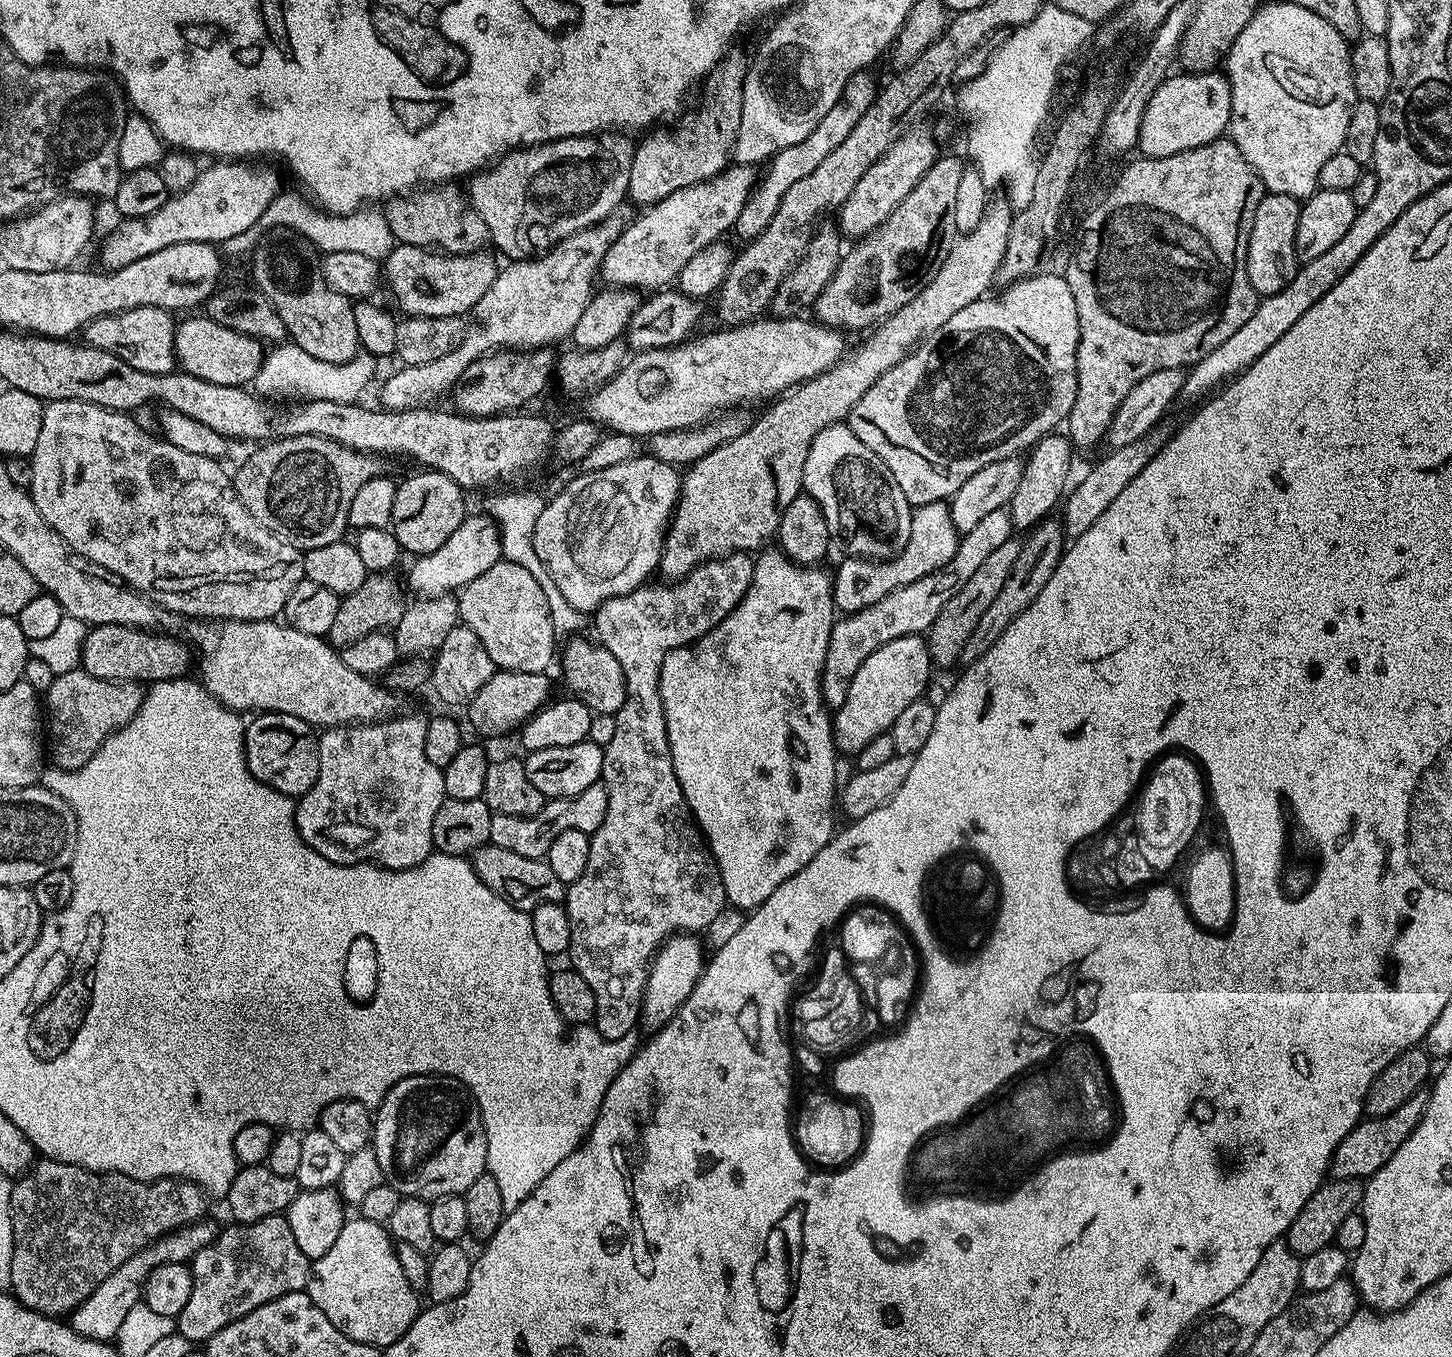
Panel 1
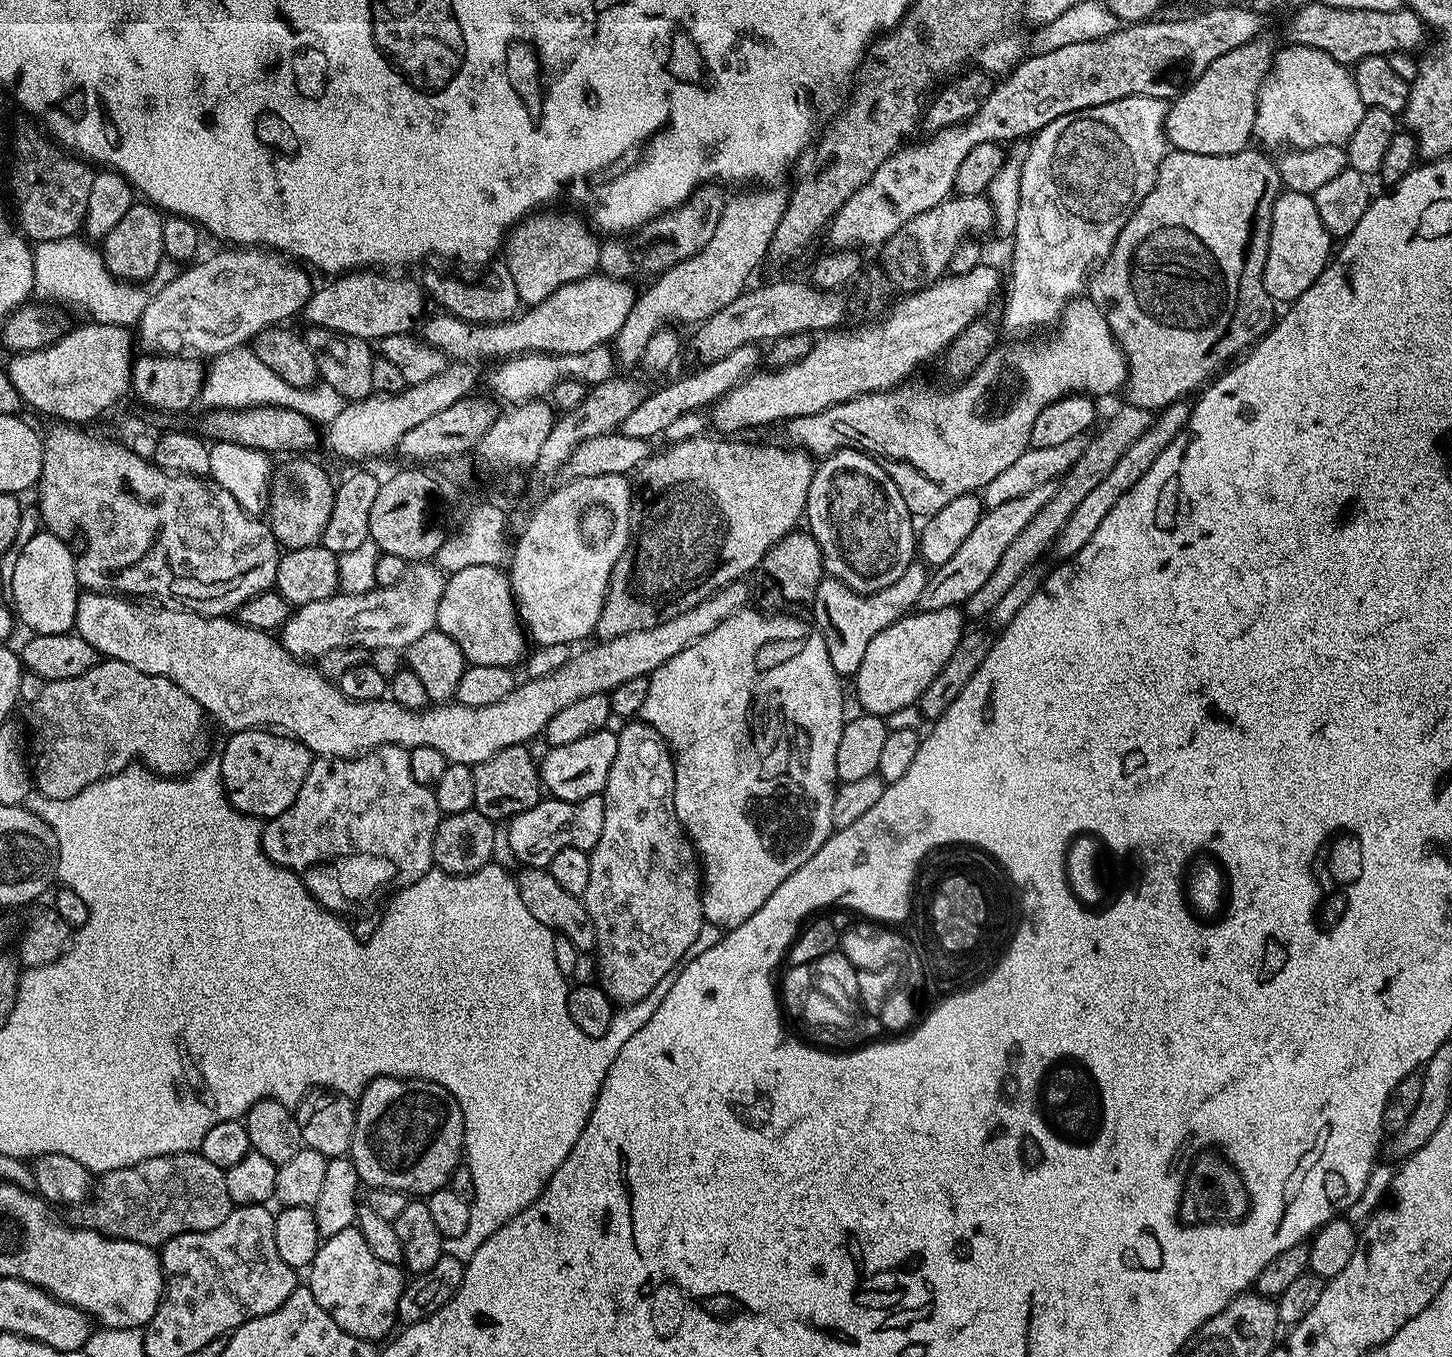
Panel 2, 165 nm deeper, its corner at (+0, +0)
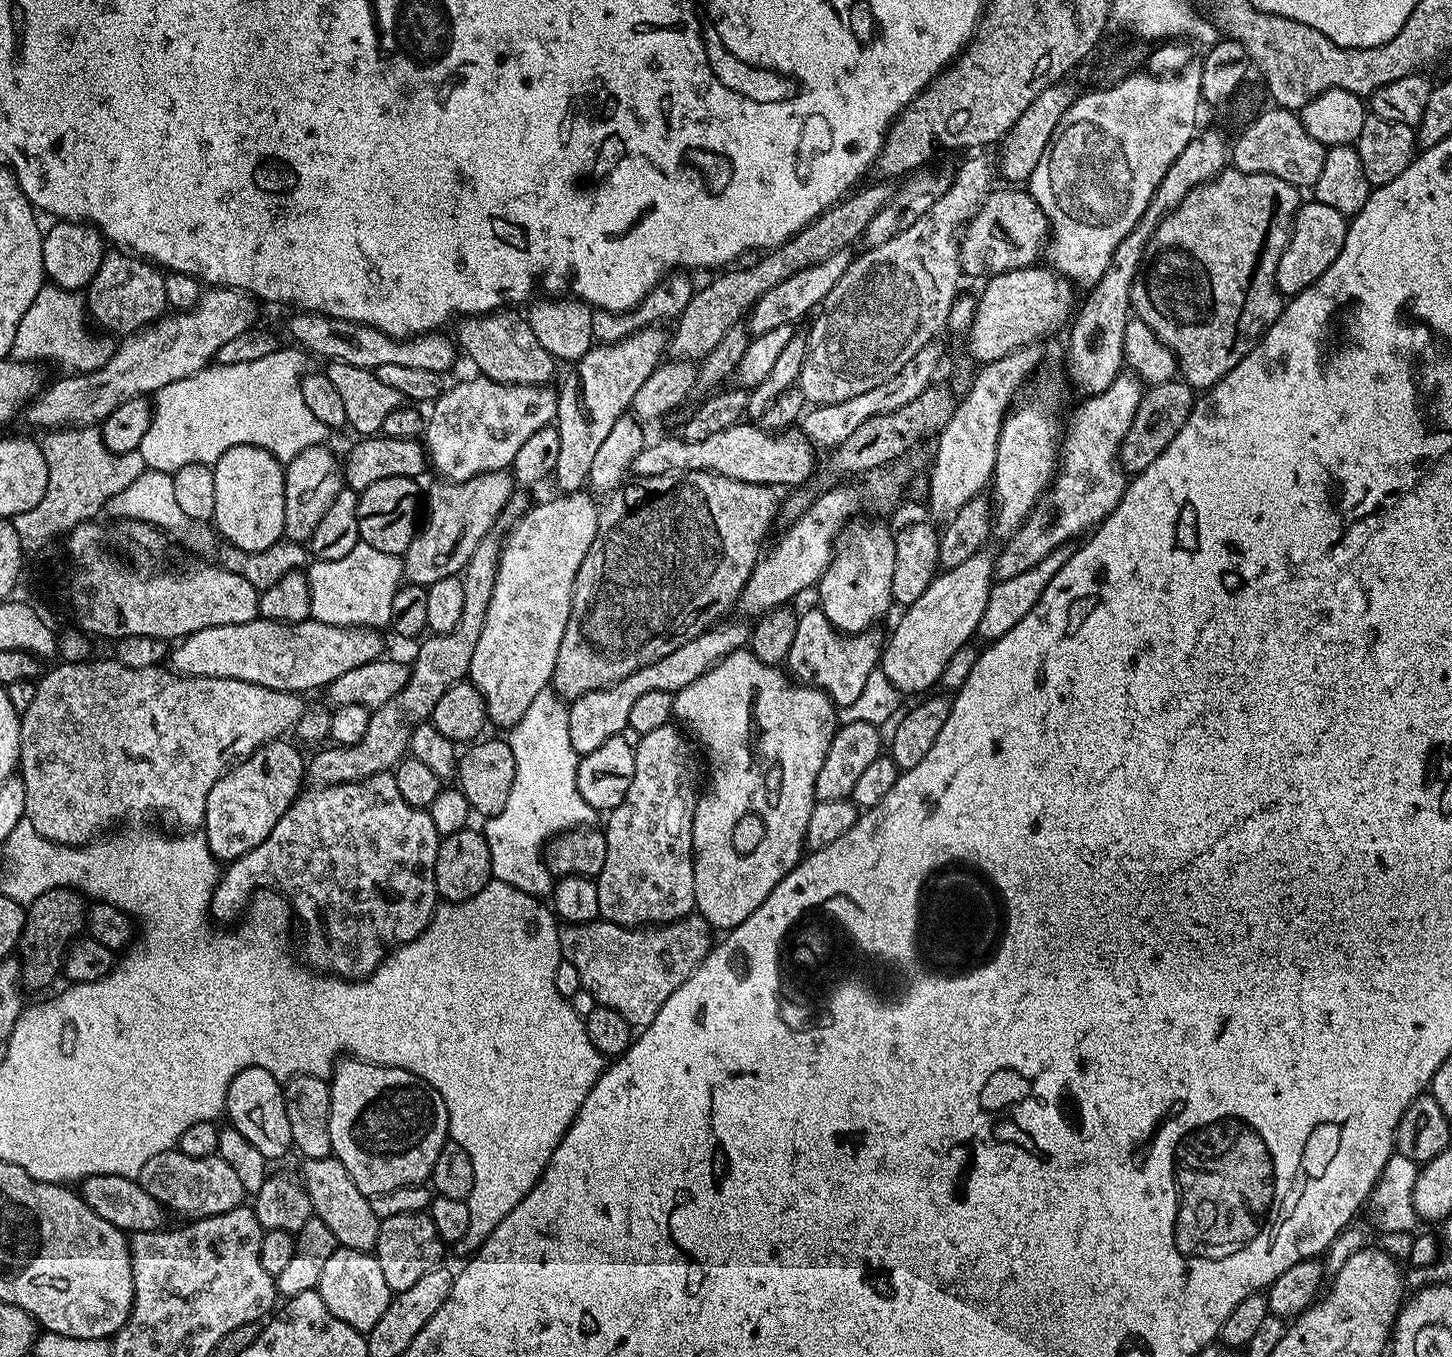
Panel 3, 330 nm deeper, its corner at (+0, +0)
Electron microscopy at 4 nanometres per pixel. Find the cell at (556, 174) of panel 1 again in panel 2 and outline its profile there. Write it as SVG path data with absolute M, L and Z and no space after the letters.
M552 210L525 216L509 231L502 249L502 262L514 278L514 286L518 286L518 298L524 306L540 304L554 290L593 275L600 267L601 237L579 215L548 211Z

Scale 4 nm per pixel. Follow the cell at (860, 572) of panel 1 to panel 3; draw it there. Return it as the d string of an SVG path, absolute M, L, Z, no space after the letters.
M812 606L809 612L801 611L799 617L794 646L790 646L786 661L787 671L799 683L823 690L837 709L857 701L865 689L866 678L878 669L880 658L884 655L885 633L880 633L881 629L876 626L866 632L842 633L816 606Z

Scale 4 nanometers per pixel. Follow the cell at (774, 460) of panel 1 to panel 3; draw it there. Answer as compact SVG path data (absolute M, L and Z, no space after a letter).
M675 472L673 476L670 474L642 476L631 482L623 485L624 509L621 510L617 520L607 510L601 511L600 525L594 542L590 550L586 550L586 558L582 558L582 566L578 566L570 618L566 622L562 642L558 646L558 658L552 671L550 685L551 691L568 702L578 699L582 694L590 694L590 690L608 688L614 682L626 678L626 674L634 674L634 670L642 670L642 666L650 666L650 662L658 662L658 658L666 658L666 654L678 650L678 646L686 646L690 638L698 638L698 634L708 631L725 617L723 615L726 612L731 613L757 560L762 555L760 543L763 542L764 535L771 530L772 523L775 525L778 520L777 489L766 484L738 482L734 478L719 476L716 472Z

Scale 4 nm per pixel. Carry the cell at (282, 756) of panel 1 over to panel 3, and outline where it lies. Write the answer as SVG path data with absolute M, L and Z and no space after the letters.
M287 739L271 740L254 750L243 760L236 761L214 786L206 797L206 810L202 834L217 861L231 862L254 850L278 826L278 818L286 814L296 797L302 791L306 780L306 760L300 757L301 749L295 743L287 744Z

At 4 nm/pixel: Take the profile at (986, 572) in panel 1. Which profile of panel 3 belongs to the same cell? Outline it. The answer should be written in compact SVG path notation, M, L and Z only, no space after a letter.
M1179 379L1151 385L1145 391L1138 414L1134 414L1134 422L1130 422L1130 430L1126 430L1126 438L1120 447L1120 464L1125 473L1135 474L1146 470L1146 466L1150 466L1150 462L1154 462L1154 458L1158 458L1166 446L1174 442L1174 434L1186 426L1186 418L1190 418L1195 400L1195 389Z

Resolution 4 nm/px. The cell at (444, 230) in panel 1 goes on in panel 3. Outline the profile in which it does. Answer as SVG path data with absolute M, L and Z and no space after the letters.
M497 310L483 316L466 316L459 321L454 331L454 340L466 355L472 359L479 375L503 384L547 385L555 374L558 362L534 338L527 319L516 310Z

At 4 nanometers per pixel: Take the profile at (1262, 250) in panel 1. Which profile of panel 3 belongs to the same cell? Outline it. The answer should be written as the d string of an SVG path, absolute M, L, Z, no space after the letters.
M1314 198L1309 199L1309 204L1308 201L1301 203L1292 223L1288 245L1278 262L1276 285L1281 297L1296 296L1318 278L1322 278L1322 274L1326 274L1326 270L1334 262L1334 258L1338 258L1346 242L1348 226L1349 221L1341 212L1334 210L1334 206L1326 206Z

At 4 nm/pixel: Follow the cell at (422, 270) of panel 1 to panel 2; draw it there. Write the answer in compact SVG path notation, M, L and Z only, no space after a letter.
M380 270L343 273L331 279L334 281L313 291L304 307L302 318L311 327L329 329L331 332L344 333L369 342L390 334L411 333L425 315L426 292L417 281L416 285L414 281L403 280L400 276L403 275L385 274Z

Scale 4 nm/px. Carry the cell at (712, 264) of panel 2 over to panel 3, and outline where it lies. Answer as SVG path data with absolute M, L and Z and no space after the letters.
M649 326L646 328L639 328L634 334L630 334L626 338L622 338L613 344L597 343L584 357L578 361L578 368L580 368L580 404L572 404L572 396L568 392L561 391L556 401L556 418L554 421L555 428L559 437L559 453L558 462L554 471L554 479L556 484L560 487L561 493L567 494L569 492L579 492L588 484L588 475L590 474L590 462L594 462L594 454L598 454L598 449L602 446L602 441L610 434L610 430L614 427L614 422L618 422L618 418L622 418L631 409L634 402L634 394L638 394L638 389L642 387L642 382L646 382L646 378L650 378L650 374L656 367L665 359L666 353L670 348L670 336L666 331L663 332L663 327Z

